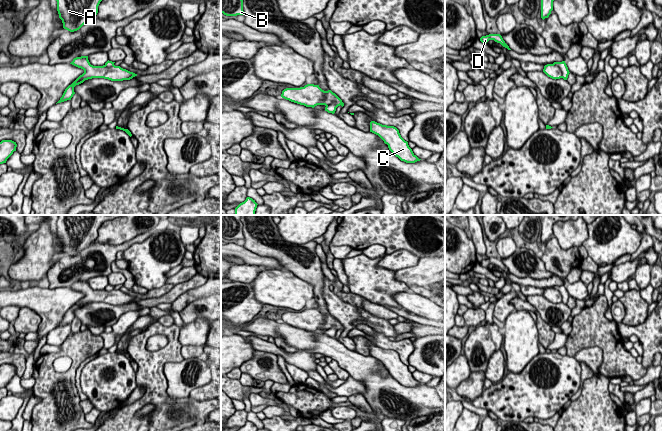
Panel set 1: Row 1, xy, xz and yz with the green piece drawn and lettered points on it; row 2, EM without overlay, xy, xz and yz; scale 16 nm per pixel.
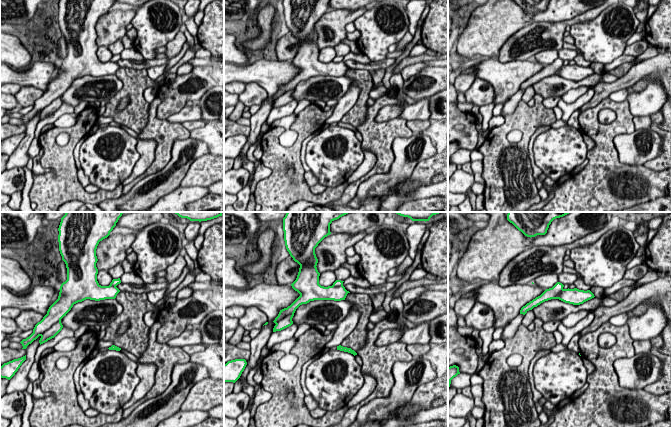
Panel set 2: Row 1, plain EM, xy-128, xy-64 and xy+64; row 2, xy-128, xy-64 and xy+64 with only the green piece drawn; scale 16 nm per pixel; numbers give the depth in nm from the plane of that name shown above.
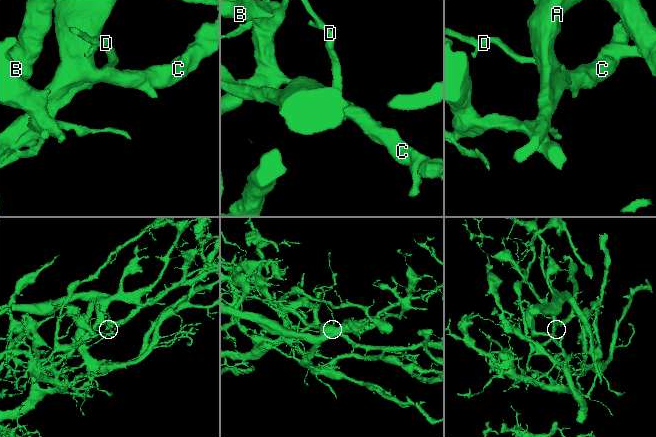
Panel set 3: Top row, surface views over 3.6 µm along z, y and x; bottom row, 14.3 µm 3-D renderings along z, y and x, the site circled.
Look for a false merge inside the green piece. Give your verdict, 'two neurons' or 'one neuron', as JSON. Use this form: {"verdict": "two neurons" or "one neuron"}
{"verdict": "two neurons"}

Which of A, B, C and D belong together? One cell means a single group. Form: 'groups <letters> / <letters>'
groups A C / B D

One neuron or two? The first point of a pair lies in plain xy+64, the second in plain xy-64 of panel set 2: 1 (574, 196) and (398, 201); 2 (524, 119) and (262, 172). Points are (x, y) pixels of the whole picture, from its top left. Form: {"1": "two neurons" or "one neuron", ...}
{"1": "two neurons", "2": "two neurons"}

